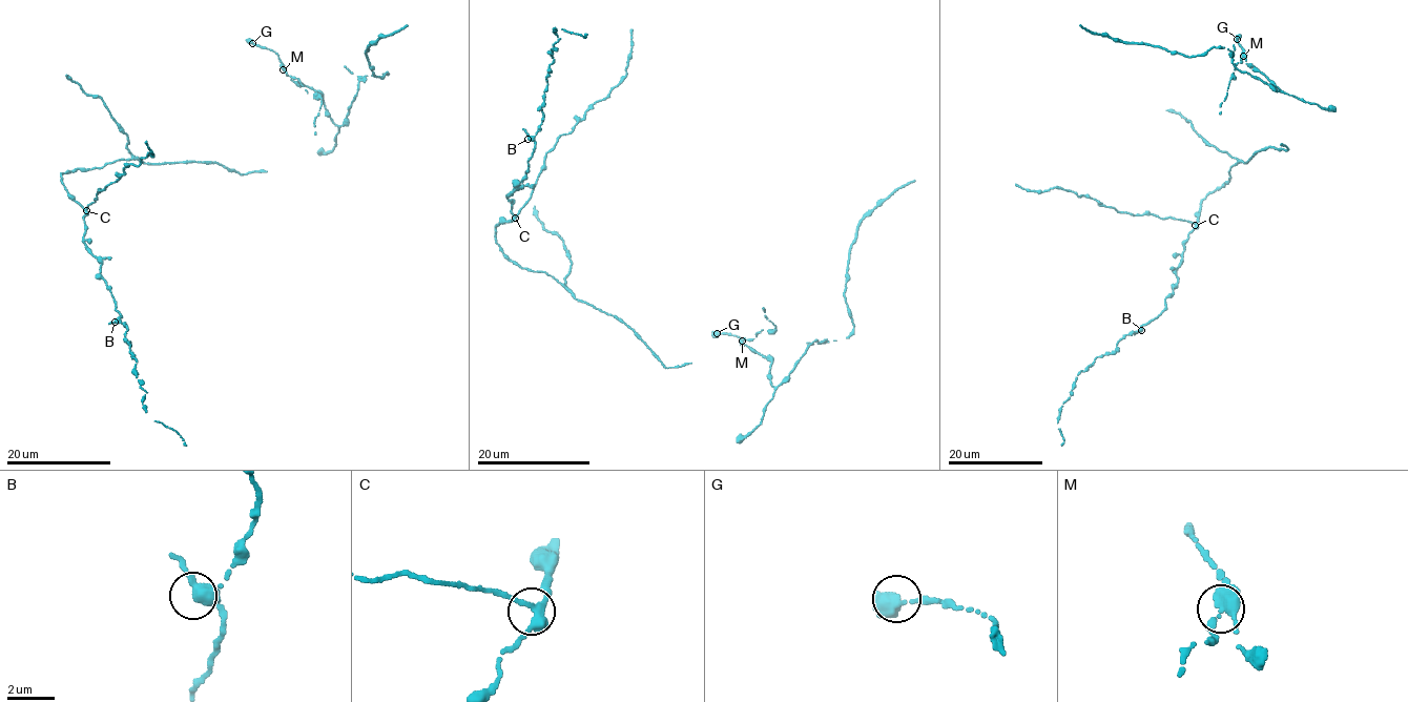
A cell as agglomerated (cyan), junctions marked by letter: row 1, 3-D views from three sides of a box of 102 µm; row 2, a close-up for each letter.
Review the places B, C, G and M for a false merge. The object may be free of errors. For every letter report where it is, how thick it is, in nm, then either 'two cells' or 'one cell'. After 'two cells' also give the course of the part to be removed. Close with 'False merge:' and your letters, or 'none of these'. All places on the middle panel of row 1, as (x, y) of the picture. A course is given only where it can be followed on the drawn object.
B: place (528, 139); calibre 320 nm; one cell
C: place (515, 218); calibre 320 nm; one cell
G: place (717, 333); calibre 320 nm; one cell
M: place (742, 341); calibre 360 nm; two cells; course (741, 341), (757, 336), (762, 329), (775, 329), (763, 308)
False merge: M

